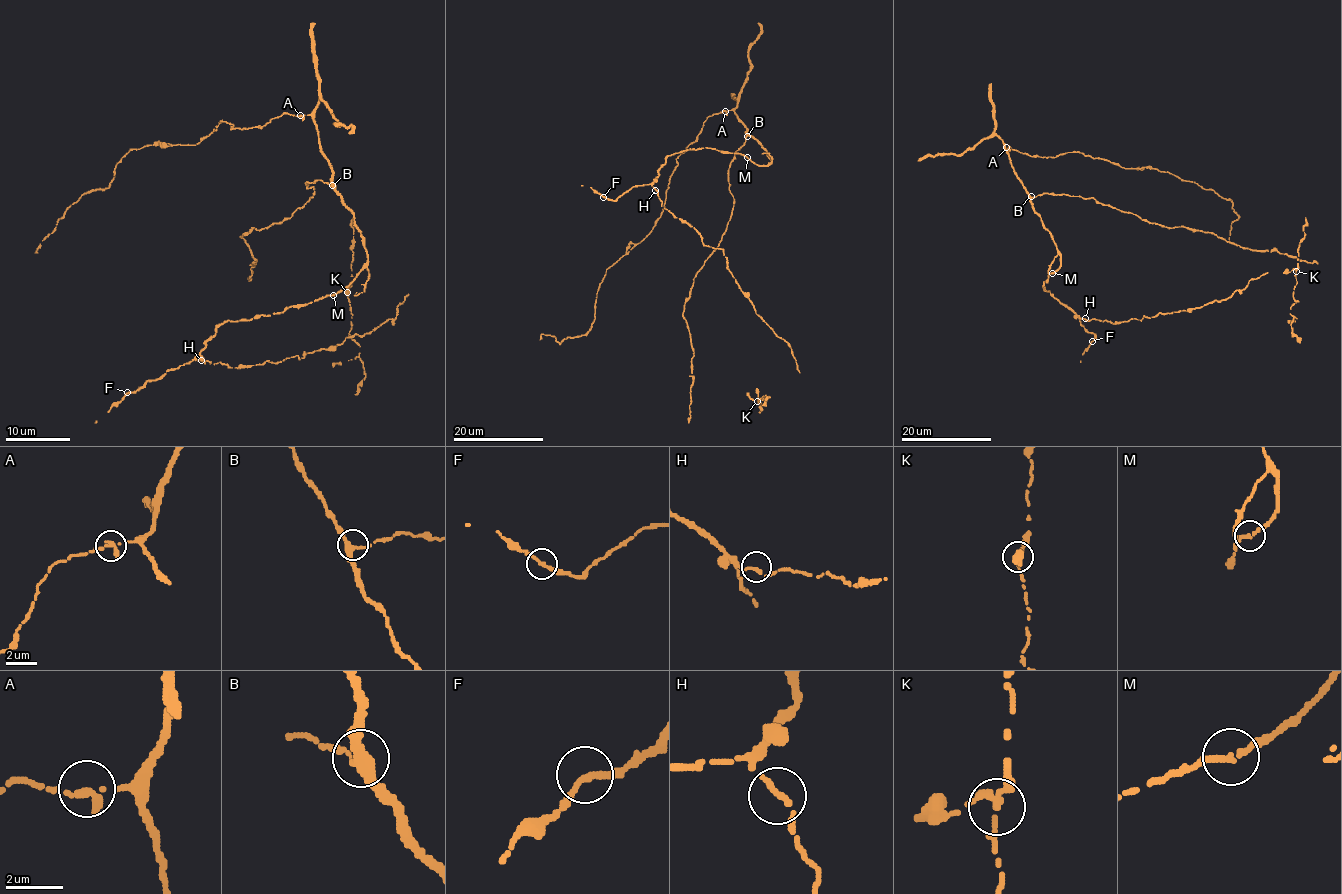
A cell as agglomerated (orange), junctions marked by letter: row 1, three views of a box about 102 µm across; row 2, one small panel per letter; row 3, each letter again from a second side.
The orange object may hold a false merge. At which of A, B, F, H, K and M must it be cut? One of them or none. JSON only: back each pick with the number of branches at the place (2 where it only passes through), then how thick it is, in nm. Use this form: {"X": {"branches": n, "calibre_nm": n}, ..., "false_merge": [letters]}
{"false_merge": []}

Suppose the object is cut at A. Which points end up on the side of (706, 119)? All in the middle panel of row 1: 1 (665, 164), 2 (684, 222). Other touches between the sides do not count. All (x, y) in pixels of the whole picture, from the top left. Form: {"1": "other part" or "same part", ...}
{"1": "other part", "2": "other part"}

